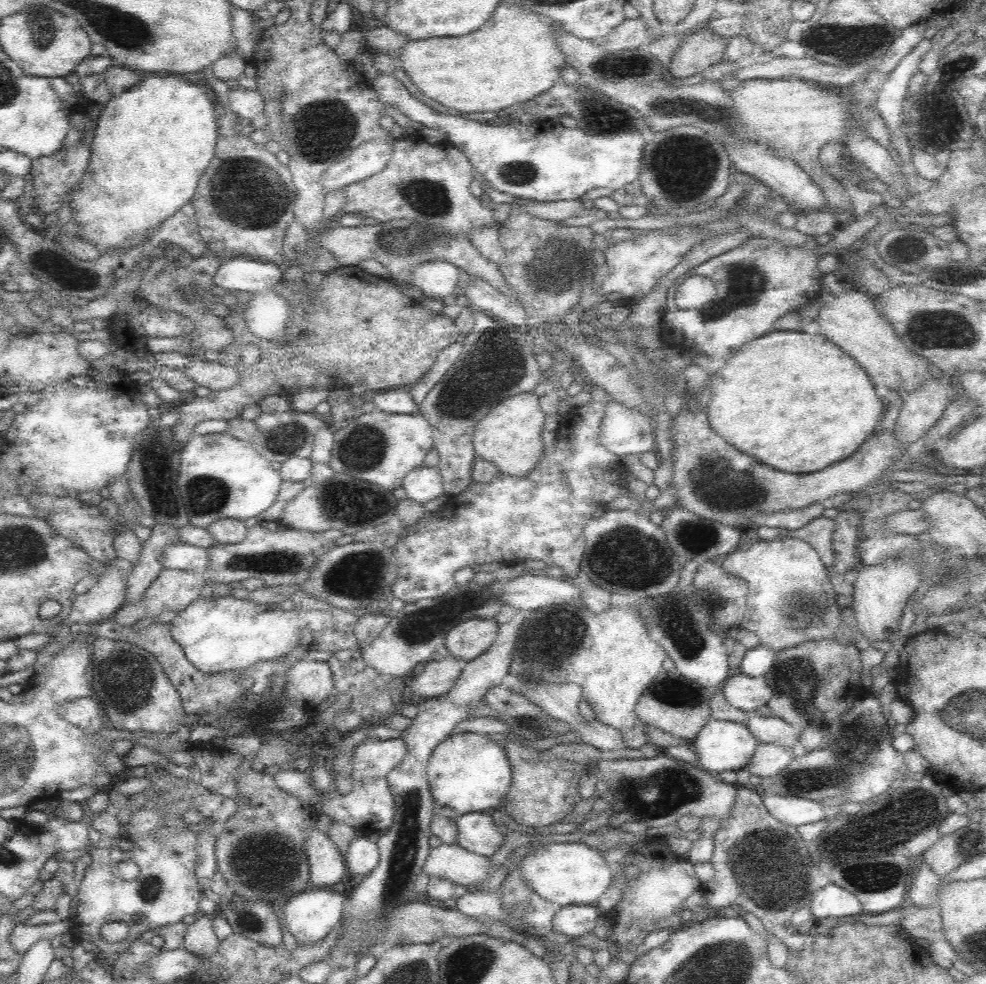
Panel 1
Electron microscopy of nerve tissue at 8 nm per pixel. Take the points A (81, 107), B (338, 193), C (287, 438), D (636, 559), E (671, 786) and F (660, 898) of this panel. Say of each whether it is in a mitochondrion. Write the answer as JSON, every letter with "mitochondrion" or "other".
{"A":"other","B":"other","C":"mitochondrion","D":"mitochondrion","E":"mitochondrion","F":"other"}

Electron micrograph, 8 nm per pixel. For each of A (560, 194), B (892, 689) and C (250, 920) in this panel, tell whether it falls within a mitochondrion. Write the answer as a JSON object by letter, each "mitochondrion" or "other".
{"A":"other","B":"other","C":"mitochondrion"}

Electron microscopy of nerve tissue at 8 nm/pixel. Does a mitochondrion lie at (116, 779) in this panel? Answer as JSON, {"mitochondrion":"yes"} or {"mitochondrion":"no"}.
{"mitochondrion":"no"}

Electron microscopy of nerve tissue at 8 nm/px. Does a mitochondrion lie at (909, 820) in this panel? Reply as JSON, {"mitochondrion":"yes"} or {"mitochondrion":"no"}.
{"mitochondrion":"yes"}

